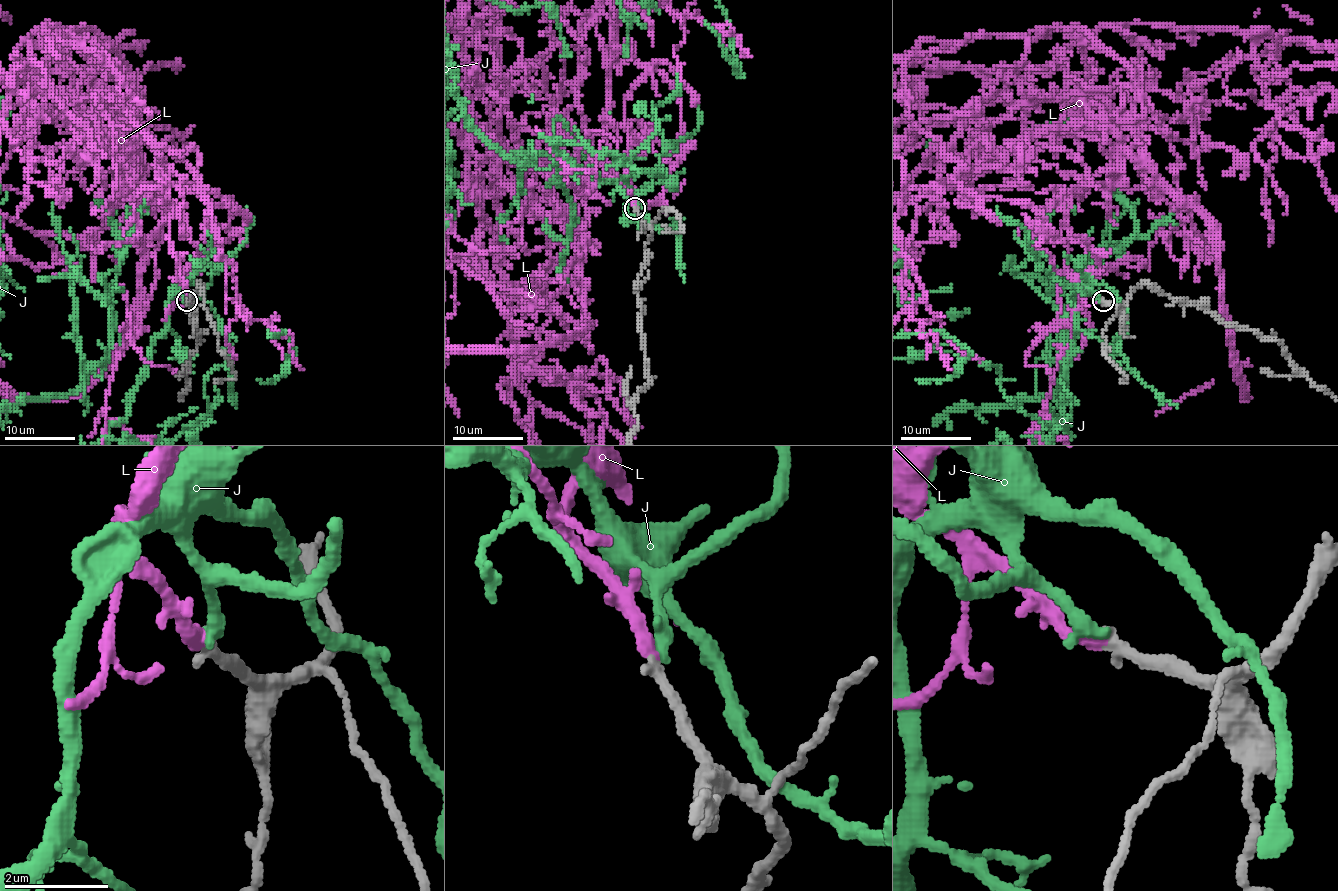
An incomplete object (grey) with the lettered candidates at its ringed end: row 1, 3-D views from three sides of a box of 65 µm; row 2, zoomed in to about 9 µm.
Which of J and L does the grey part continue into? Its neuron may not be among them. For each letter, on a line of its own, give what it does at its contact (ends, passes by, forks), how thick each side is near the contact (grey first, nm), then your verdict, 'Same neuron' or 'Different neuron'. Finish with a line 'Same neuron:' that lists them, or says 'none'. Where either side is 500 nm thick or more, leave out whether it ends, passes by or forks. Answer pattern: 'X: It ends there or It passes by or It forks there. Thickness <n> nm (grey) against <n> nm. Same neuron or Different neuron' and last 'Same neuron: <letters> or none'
J: It ends there. Thickness 240 nm (grey) against 300 nm. Different neuron
L: It ends there. Thickness 240 nm (grey) against 280 nm. Same neuron
Same neuron: L

